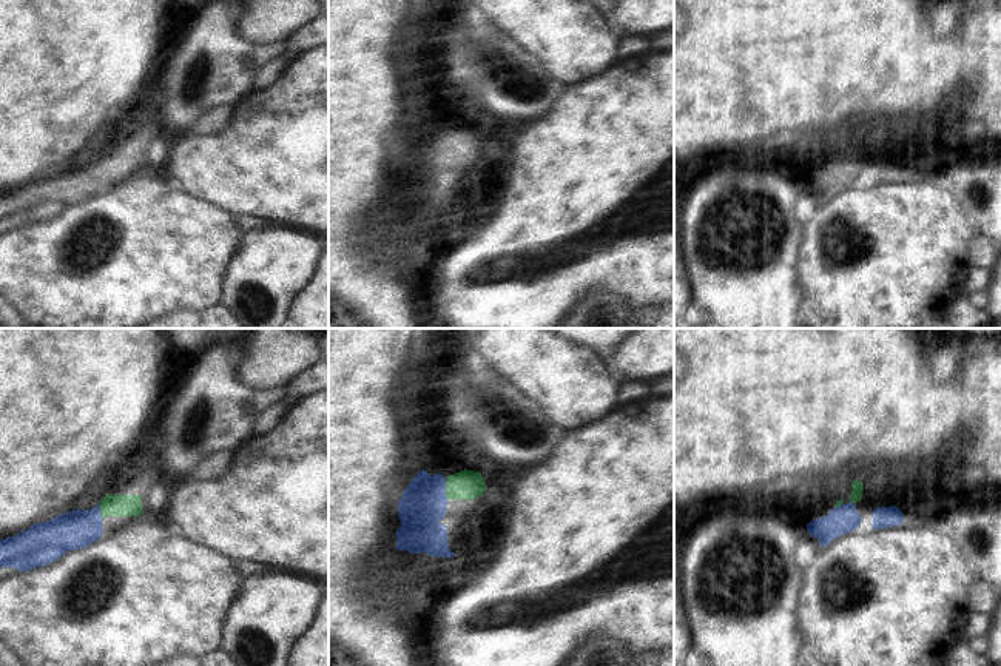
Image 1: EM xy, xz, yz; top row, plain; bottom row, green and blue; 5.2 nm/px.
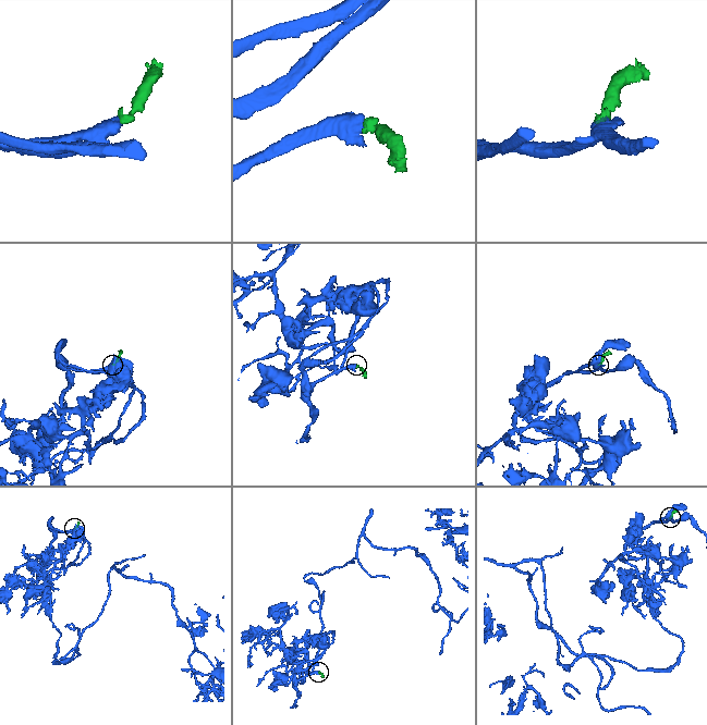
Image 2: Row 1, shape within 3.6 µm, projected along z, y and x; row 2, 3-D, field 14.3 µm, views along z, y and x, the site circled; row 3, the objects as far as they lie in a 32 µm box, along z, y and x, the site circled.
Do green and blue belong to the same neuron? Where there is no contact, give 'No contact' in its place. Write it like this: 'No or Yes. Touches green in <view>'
Yes. Touches green in xz.

